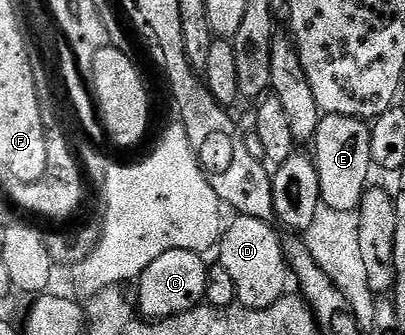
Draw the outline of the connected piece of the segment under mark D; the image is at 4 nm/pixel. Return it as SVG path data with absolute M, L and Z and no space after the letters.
M246 214L234 217L234 222L224 227L219 251L219 264L227 268L231 280L235 283L236 305L246 306L248 310L271 308L275 300L286 294L291 282L291 270L287 265L287 250L281 247L281 238L277 235L278 227L273 222L264 222Z

